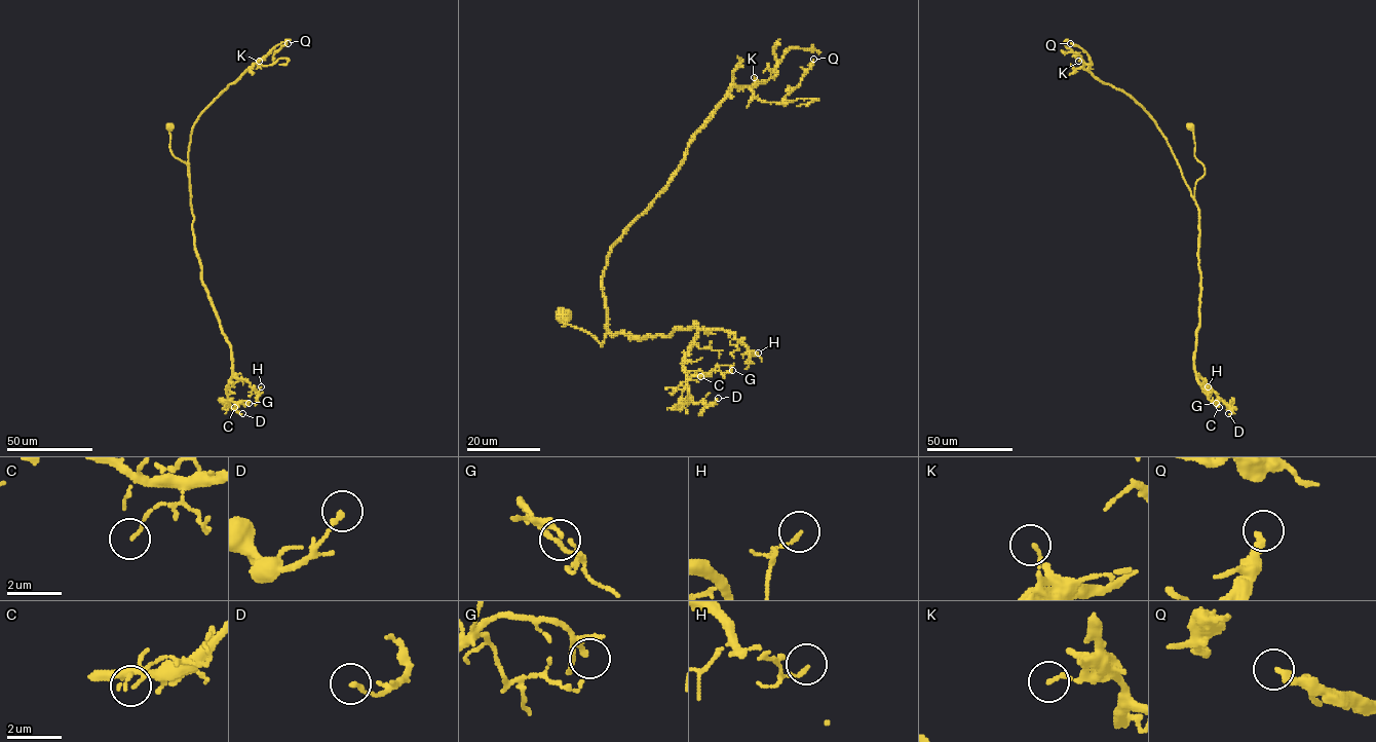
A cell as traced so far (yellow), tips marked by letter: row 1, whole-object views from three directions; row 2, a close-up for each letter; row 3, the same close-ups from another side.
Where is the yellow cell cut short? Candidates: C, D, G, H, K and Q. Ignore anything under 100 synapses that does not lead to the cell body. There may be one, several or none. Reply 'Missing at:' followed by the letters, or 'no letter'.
Missing at: no letter

